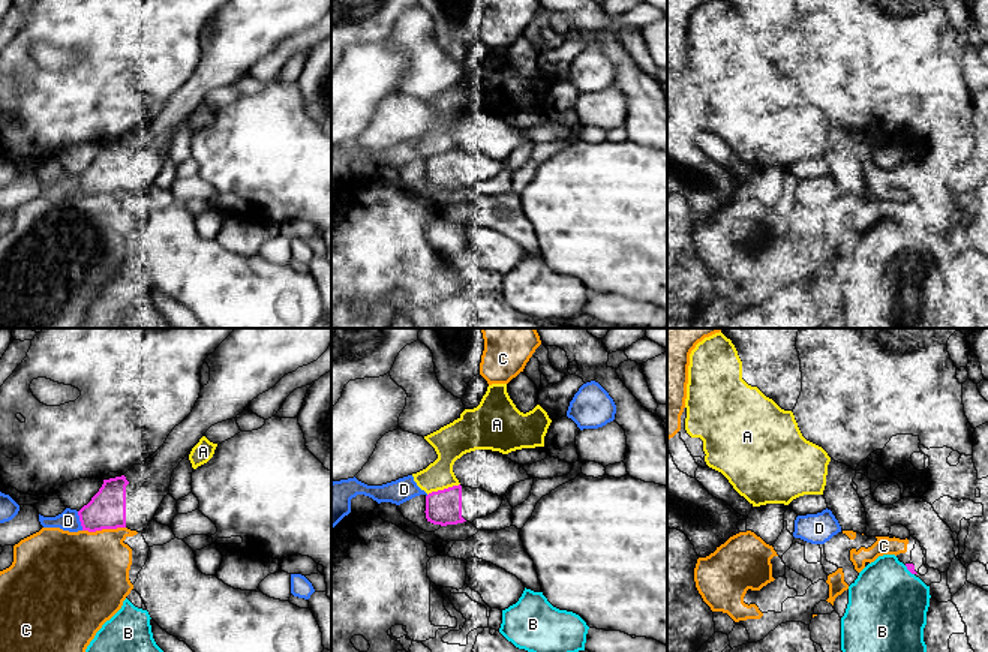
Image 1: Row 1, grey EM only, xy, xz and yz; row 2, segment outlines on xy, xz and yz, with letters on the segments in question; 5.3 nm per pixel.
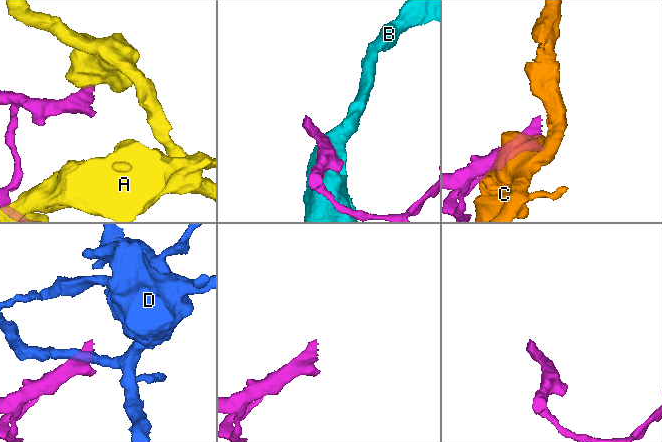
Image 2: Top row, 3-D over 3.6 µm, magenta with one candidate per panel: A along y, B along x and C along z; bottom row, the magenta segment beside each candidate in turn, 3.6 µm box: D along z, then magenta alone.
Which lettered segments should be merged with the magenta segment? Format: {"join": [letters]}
{"join": []}

